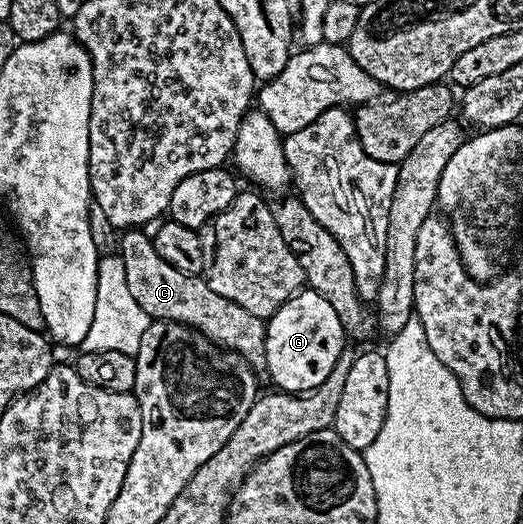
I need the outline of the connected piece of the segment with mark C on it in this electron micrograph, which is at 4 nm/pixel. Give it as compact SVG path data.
M131 228L119 239L118 257L125 264L125 280L129 280L129 292L141 308L152 320L160 322L180 322L201 331L208 340L225 350L233 350L240 354L252 367L264 365L265 336L267 328L264 319L253 316L253 312L245 312L241 304L233 304L233 300L225 300L209 288L206 277L197 274L177 272L173 264L165 264L161 256L157 256L157 248L150 237L143 235L139 228Z

